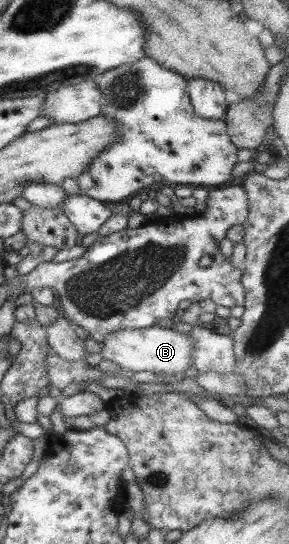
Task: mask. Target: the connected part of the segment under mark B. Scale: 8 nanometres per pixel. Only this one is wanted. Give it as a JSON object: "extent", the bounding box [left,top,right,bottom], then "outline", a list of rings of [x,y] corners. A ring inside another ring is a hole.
{"extent":[100,326,192,375],"outline":[[[152,326],[143,329],[120,329],[108,333],[100,342],[100,355],[106,361],[112,361],[124,371],[151,371],[157,375],[182,373],[183,369],[192,366],[192,340],[187,334]]]}

